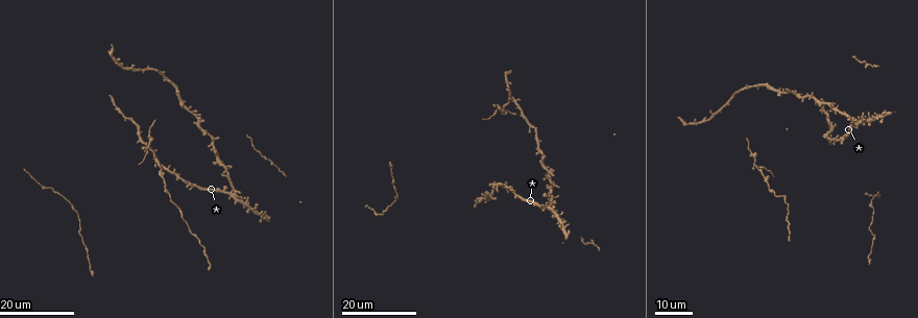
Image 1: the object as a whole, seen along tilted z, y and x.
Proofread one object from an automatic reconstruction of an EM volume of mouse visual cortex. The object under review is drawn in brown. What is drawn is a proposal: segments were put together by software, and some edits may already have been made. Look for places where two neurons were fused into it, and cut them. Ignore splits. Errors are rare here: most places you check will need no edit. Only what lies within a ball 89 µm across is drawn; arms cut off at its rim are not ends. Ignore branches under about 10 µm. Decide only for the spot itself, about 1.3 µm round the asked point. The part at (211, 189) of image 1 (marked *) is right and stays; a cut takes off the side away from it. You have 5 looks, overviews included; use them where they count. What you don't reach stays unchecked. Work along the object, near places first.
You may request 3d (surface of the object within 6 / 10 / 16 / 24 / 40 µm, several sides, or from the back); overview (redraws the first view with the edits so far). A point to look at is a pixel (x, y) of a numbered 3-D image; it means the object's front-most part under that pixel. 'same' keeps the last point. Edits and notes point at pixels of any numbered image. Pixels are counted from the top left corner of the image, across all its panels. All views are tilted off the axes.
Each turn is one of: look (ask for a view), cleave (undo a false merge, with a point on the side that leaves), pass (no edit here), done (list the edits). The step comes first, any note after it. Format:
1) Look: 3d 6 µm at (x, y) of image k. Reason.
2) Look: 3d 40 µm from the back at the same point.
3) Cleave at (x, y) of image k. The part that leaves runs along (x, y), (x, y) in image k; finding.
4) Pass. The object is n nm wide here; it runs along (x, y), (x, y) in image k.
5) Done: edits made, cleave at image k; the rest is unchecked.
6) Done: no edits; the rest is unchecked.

Look: 3d 24 µm at (234, 196) of image 1.

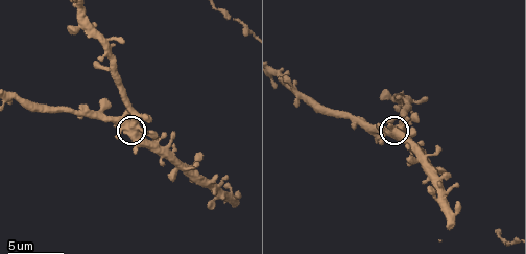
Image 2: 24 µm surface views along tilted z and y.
Look: 3d 10 µm at (401, 127) of image 2. Zoom in.

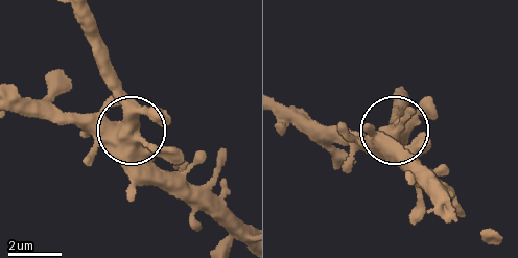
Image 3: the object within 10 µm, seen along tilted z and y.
Pass. The side arm is 43 µm long; it runs along (21, 96), (131, 127), (150, 162), (182, 192) in image 3; continuous, no second neuron.

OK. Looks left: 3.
Look: 3d 24 µm at (143, 73) of image 1.

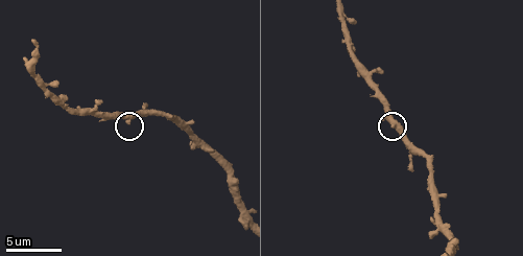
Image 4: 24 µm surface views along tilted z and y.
Look: 3d 10 µm at (126, 121) of image 4. Closer look.

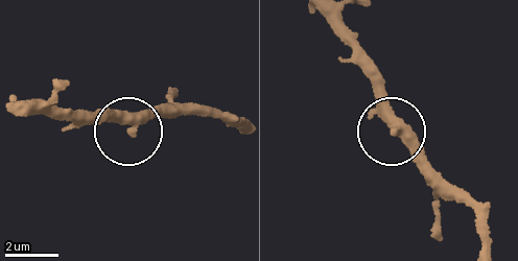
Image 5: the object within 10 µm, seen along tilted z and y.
Look: 3d 6 µm at (394, 130) of image 5.

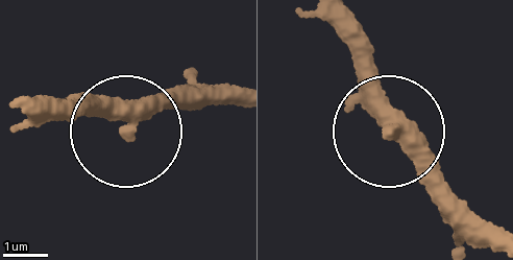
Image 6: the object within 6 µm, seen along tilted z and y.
Pass. It runs along (501, 237), (396, 133), (360, 40) in image 6; all the same neuron.

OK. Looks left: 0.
Done: no edits; the rest is unchecked.

